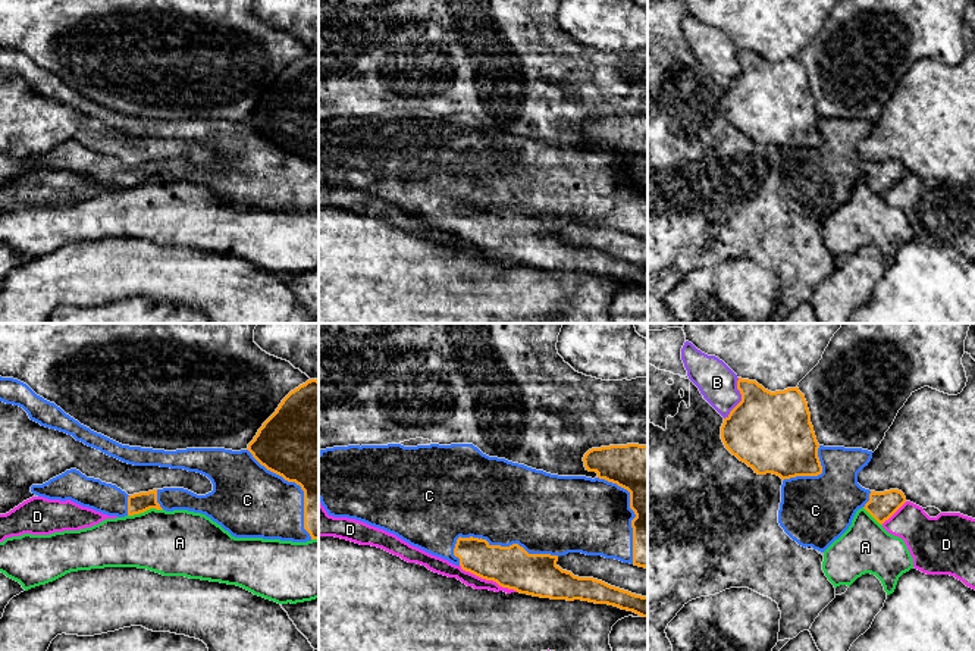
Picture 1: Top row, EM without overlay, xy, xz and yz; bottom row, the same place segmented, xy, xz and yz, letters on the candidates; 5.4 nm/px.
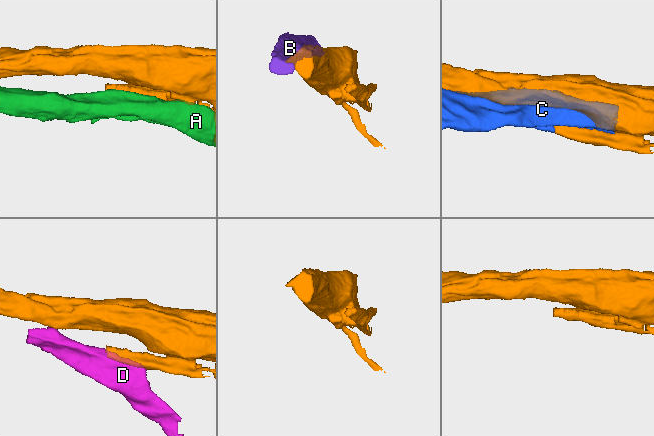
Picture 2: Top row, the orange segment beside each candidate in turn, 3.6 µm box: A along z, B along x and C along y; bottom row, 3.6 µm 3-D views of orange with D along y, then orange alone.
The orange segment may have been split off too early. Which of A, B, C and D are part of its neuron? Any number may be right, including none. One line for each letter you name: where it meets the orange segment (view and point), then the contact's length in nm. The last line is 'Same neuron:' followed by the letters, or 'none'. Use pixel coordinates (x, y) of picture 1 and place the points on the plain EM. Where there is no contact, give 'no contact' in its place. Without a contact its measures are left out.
Same neuron: none

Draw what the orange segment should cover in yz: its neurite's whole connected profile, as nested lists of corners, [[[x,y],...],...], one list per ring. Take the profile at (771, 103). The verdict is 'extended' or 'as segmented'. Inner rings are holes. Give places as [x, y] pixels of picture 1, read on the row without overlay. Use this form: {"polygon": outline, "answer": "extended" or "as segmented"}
{"polygon": [[[739,48],[737,60],[742,72],[721,97],[725,119],[758,145],[772,144],[783,151],[821,145],[819,115],[799,59],[771,63]]], "answer": "as segmented"}

